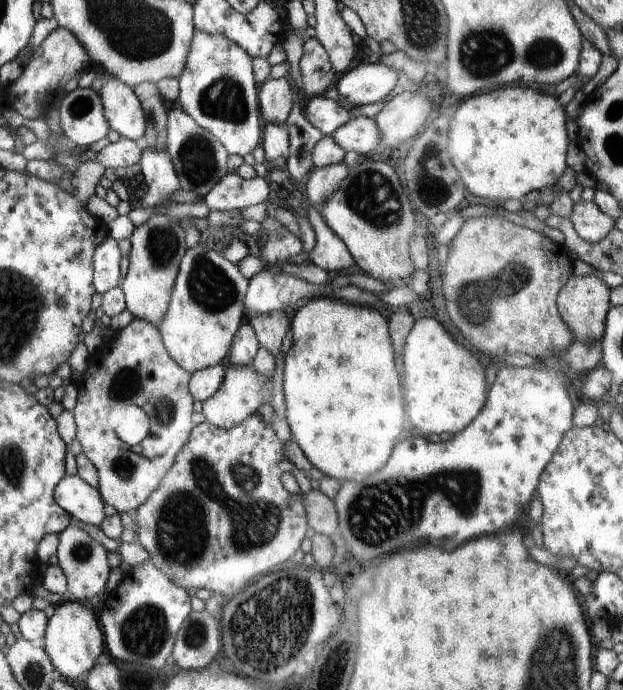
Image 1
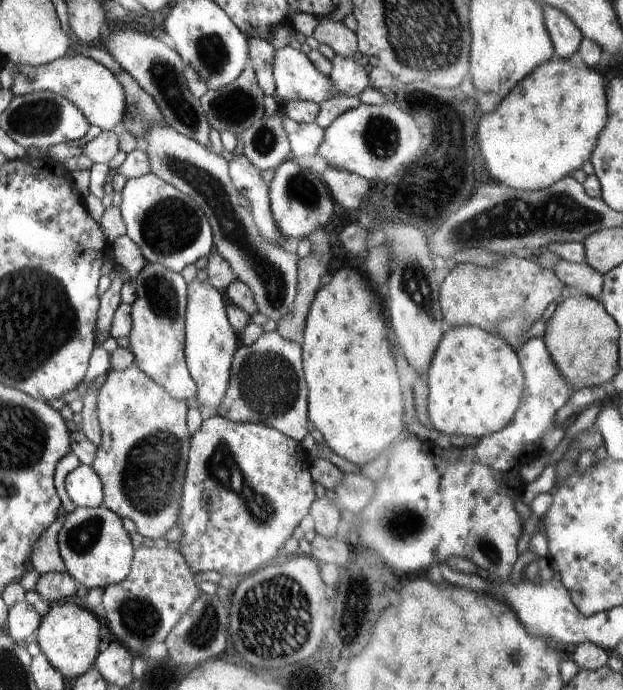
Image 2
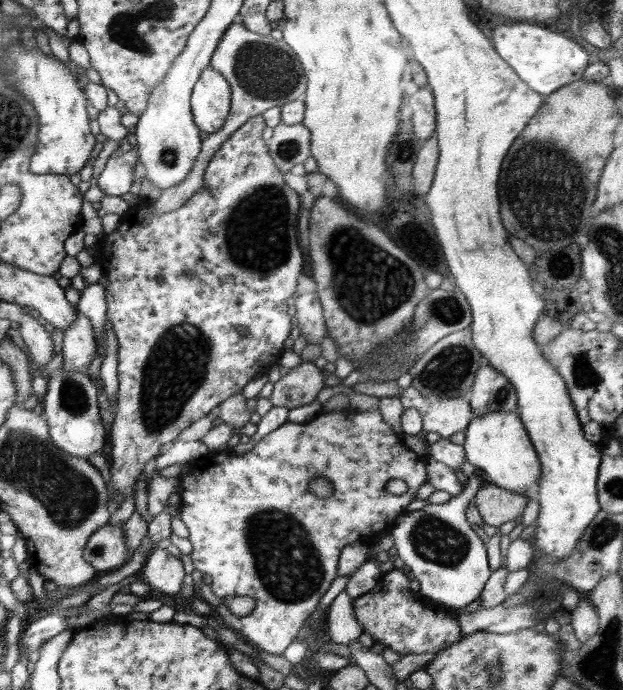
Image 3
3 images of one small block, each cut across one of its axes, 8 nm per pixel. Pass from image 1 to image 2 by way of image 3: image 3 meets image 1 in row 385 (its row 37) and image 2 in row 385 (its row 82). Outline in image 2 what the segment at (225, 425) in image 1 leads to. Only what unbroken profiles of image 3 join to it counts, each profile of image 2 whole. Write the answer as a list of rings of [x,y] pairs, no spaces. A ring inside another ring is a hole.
[[[272,331],[262,333],[252,346],[237,348],[228,390],[217,414],[235,423],[268,423],[290,438],[301,441],[310,432],[301,346]]]

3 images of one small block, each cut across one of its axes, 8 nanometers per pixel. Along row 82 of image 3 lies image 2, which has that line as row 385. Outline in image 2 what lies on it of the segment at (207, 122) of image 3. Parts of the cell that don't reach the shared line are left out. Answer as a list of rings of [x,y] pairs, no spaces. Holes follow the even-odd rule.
[[[194,279],[187,284],[187,309],[185,310],[185,361],[197,386],[196,400],[202,408],[219,408],[223,401],[224,395],[228,390],[230,380],[231,366],[234,353],[238,348],[238,340],[240,335],[232,328],[229,323],[226,307],[229,302],[225,294],[217,291],[207,280],[206,282],[198,282]]]

